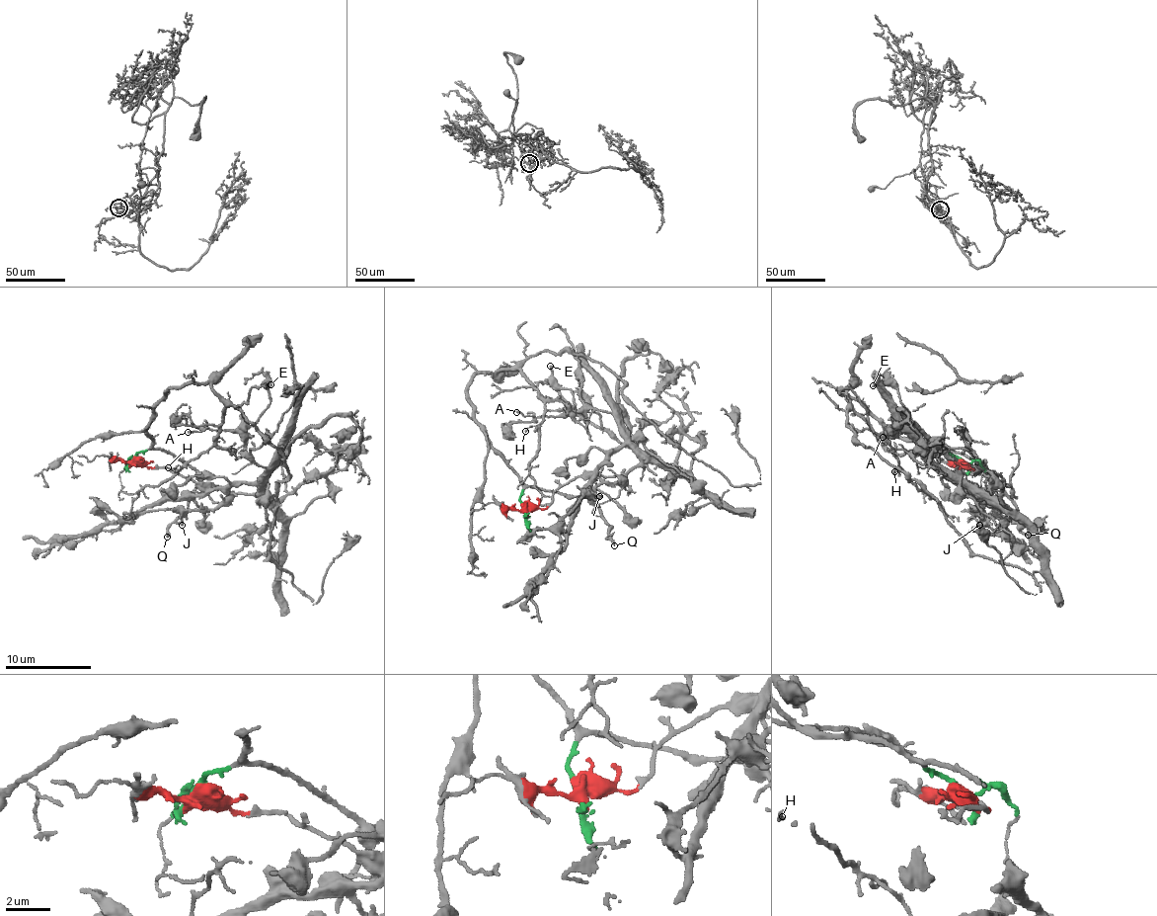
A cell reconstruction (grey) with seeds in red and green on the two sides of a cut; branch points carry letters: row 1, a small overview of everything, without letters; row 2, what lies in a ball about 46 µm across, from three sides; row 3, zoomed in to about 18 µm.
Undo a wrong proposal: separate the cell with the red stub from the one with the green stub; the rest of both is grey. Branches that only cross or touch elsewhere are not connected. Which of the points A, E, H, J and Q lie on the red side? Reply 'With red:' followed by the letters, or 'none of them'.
With red: A, E, J

